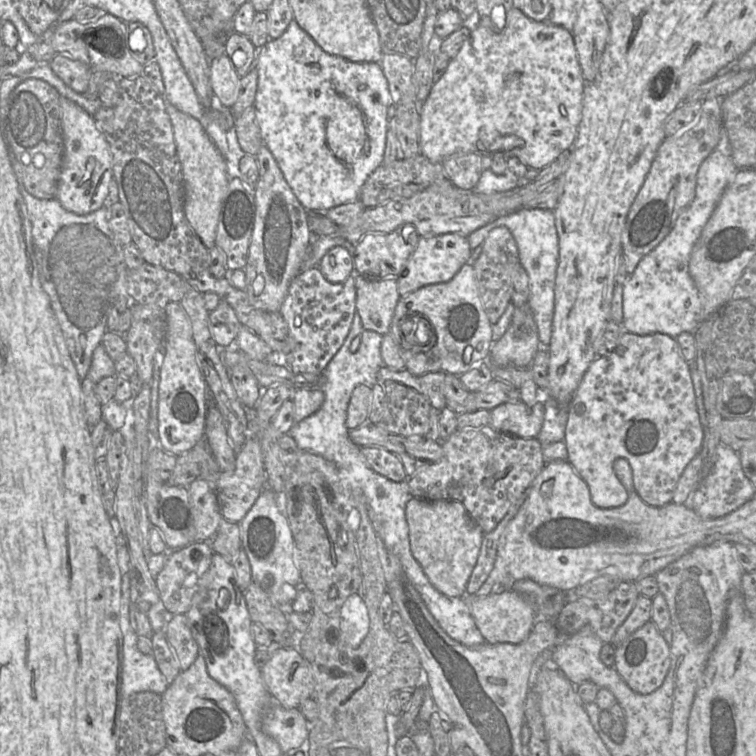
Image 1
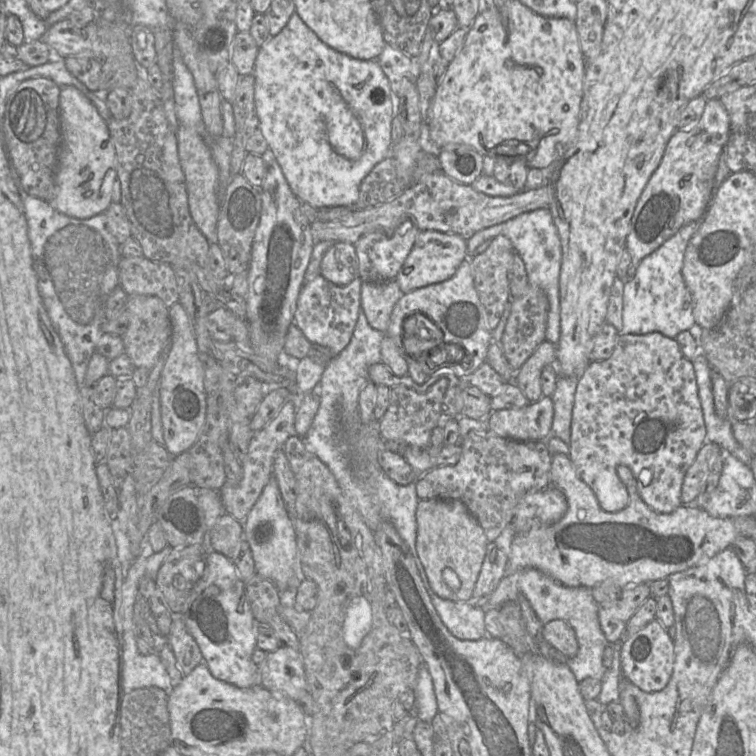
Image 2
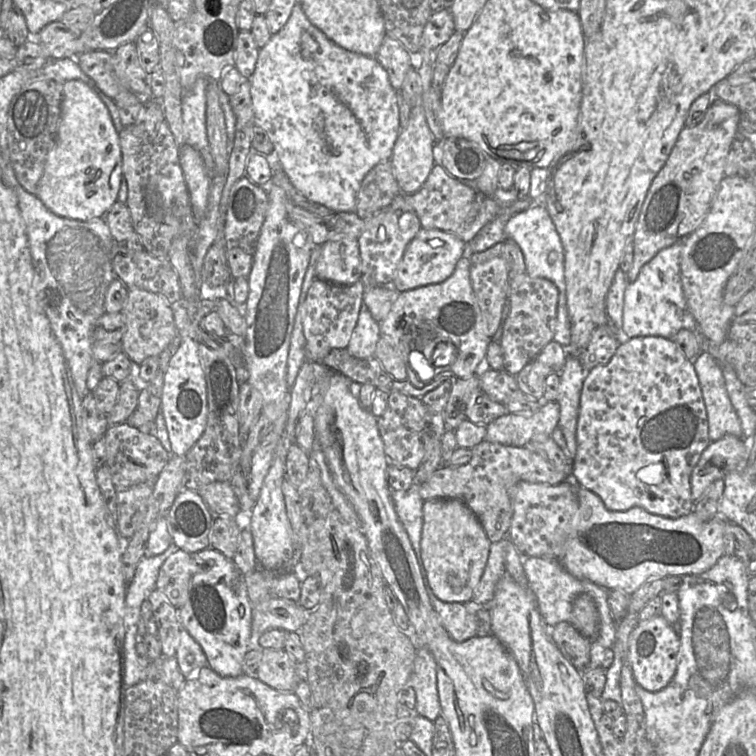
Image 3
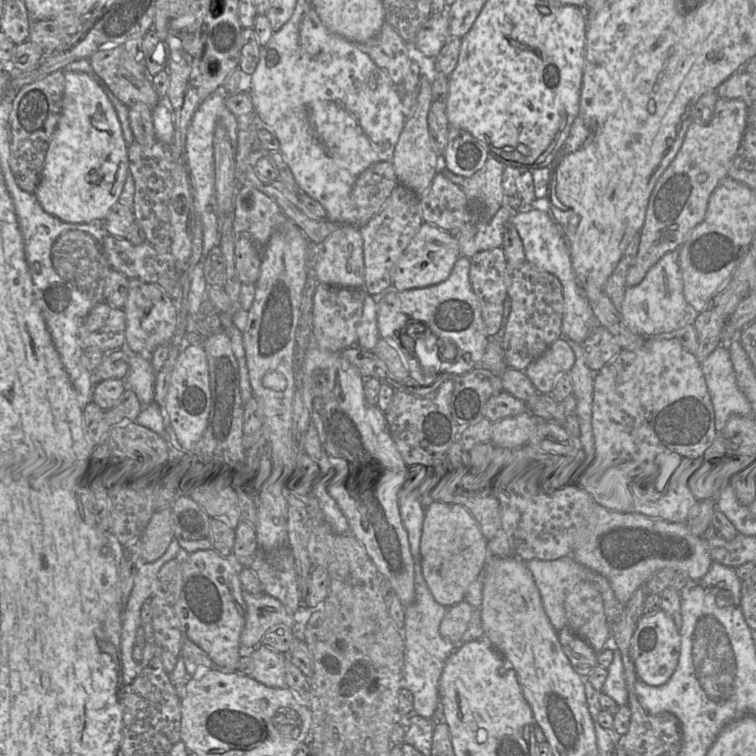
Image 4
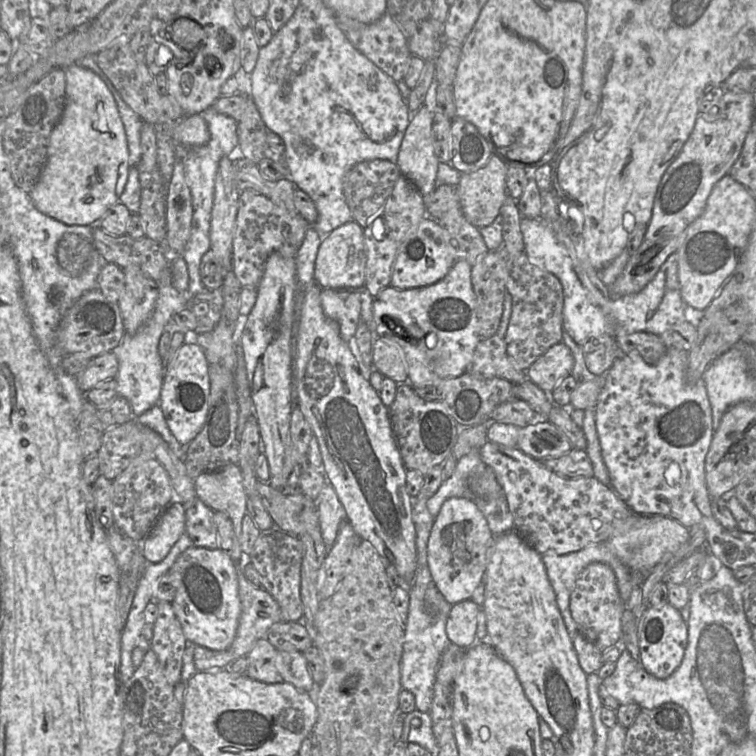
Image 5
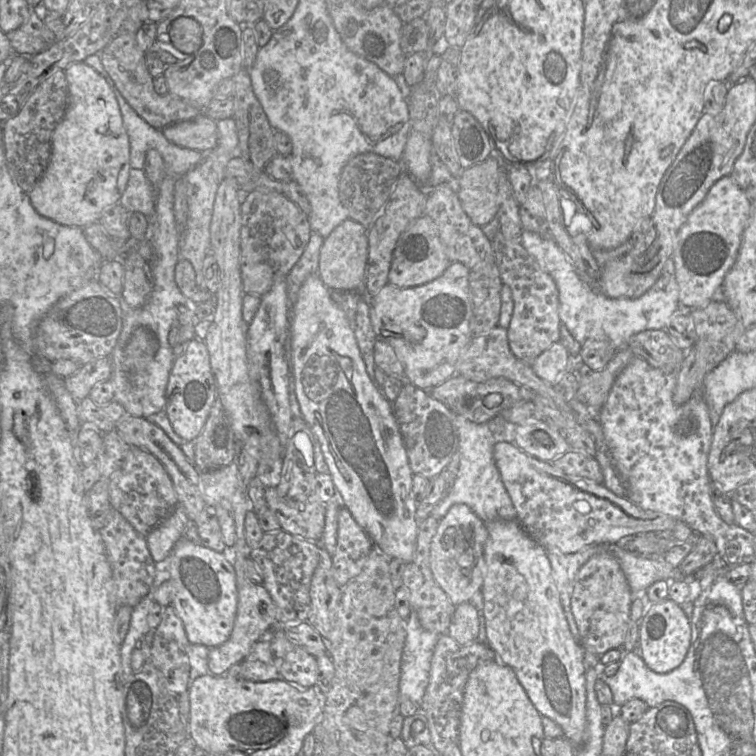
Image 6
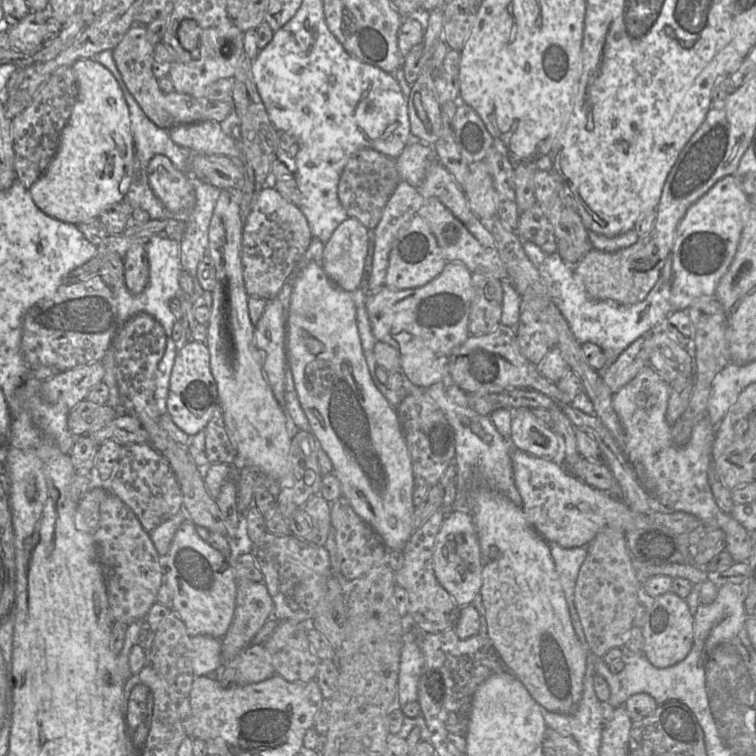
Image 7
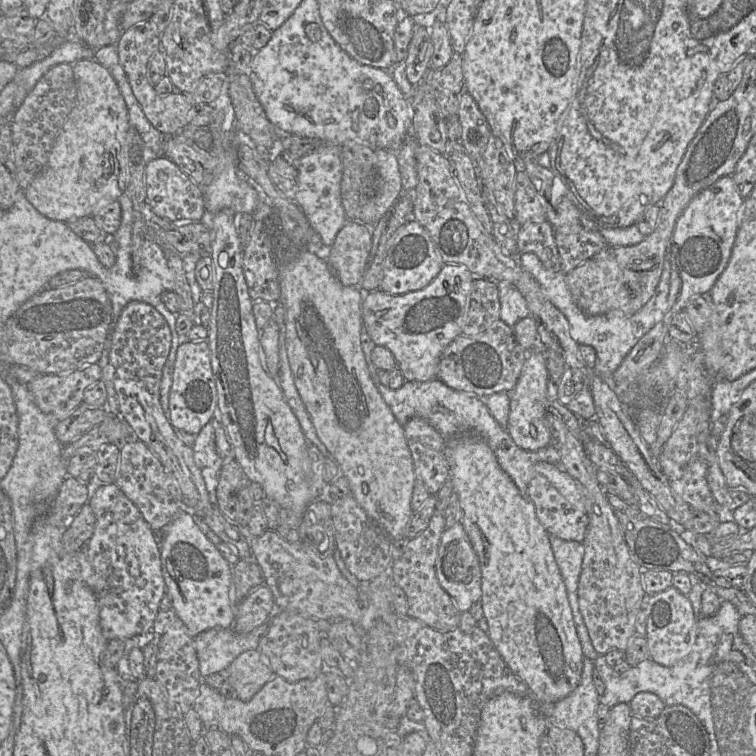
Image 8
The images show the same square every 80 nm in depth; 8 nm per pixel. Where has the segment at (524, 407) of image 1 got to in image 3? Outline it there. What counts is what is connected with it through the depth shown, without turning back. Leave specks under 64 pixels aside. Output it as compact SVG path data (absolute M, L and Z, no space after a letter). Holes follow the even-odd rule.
M543 401L540 409L531 416L517 413L507 413L498 417L487 425L486 440L508 446L524 447L529 446L534 436L551 436L558 427L560 409L557 402Z

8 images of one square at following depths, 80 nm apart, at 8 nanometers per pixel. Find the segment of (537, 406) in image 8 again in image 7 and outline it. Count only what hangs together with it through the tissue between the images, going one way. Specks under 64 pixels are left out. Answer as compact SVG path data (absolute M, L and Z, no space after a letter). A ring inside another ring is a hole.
M529 408L512 412L510 442L513 448L540 458L558 459L561 452L557 435L540 424Z

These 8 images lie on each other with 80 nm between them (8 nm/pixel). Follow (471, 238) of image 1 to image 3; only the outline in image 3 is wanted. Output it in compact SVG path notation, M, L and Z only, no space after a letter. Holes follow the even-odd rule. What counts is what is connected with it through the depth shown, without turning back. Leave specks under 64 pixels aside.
M536 203L532 207L513 215L507 221L504 232L506 239L515 241L521 248L524 255L526 273L533 278L546 278L558 288L557 323L553 340L568 348L571 343L571 324L567 311L564 249L545 205Z

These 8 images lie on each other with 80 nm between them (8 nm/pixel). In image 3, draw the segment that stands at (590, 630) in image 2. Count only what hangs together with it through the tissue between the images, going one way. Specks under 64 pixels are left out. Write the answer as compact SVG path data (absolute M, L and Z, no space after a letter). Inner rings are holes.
M525 557L523 559L523 570L528 580L528 589L530 589L535 597L543 621L550 628L560 622L568 622L571 624L573 601L578 595L586 593L593 598L599 614L599 633L594 640L591 640L589 665L582 672L584 679L587 671L601 667L605 651L608 648L612 649L615 643L618 623L613 619L607 601L608 590L611 589L606 589L588 580L580 580L574 577L563 567L558 559Z

